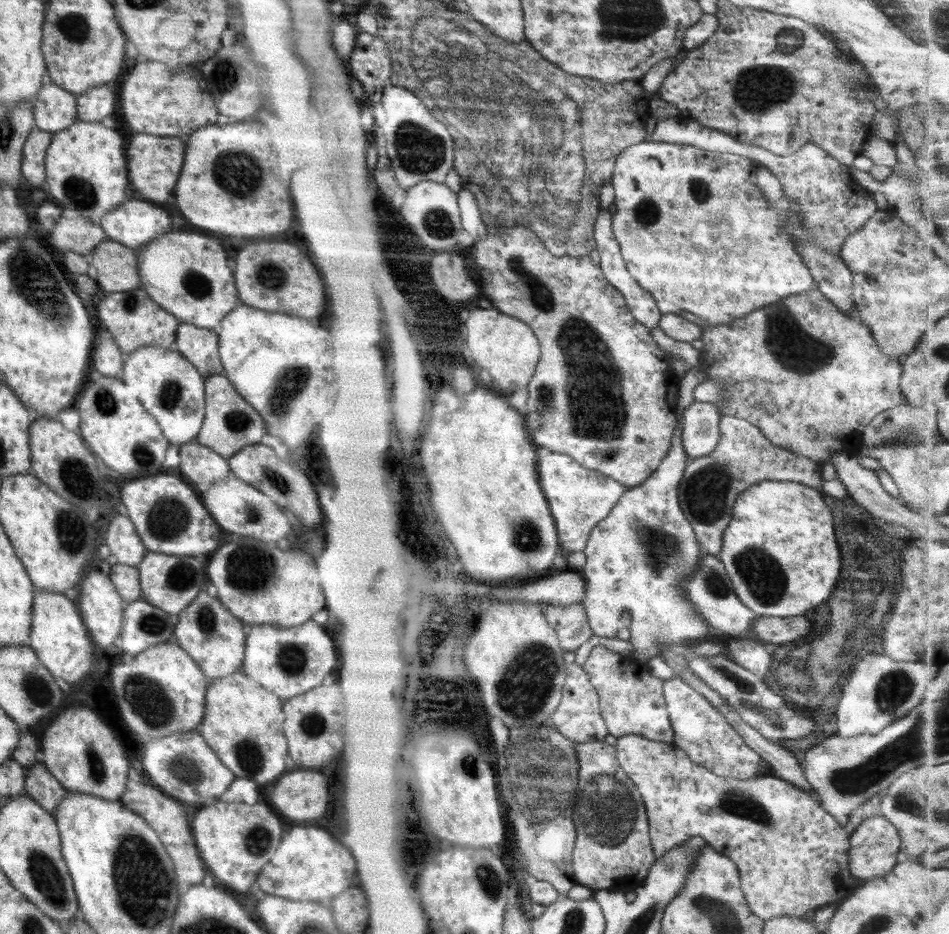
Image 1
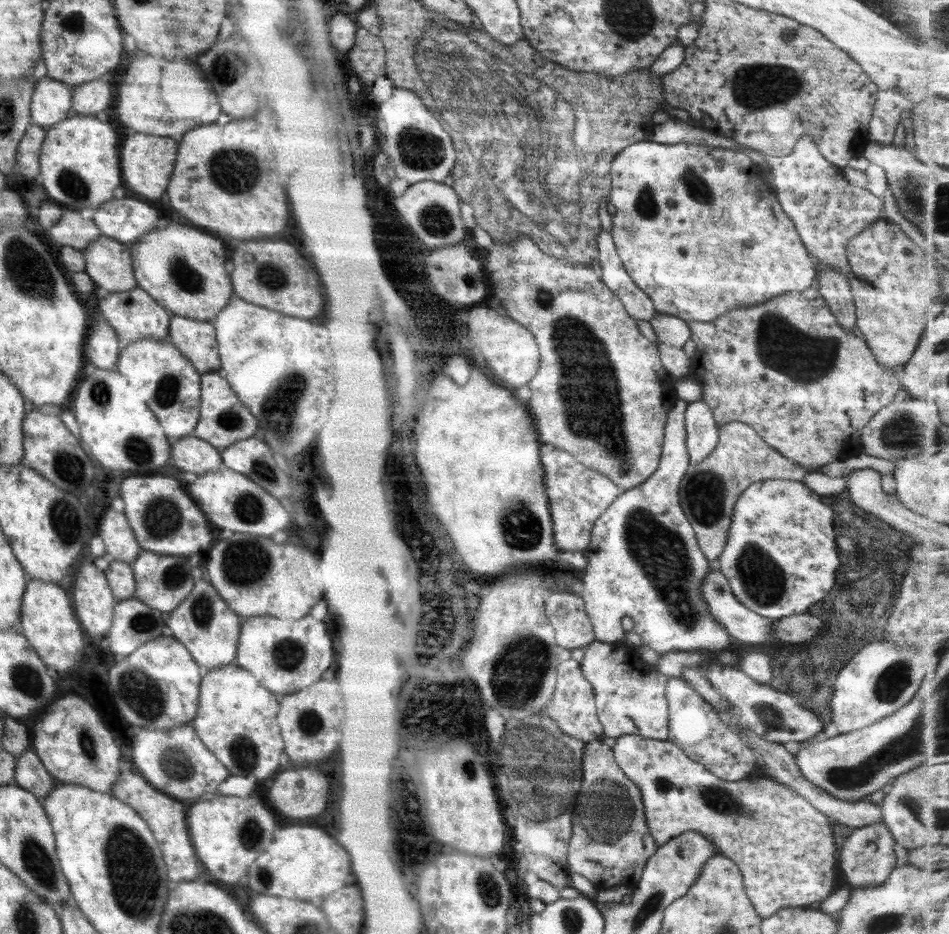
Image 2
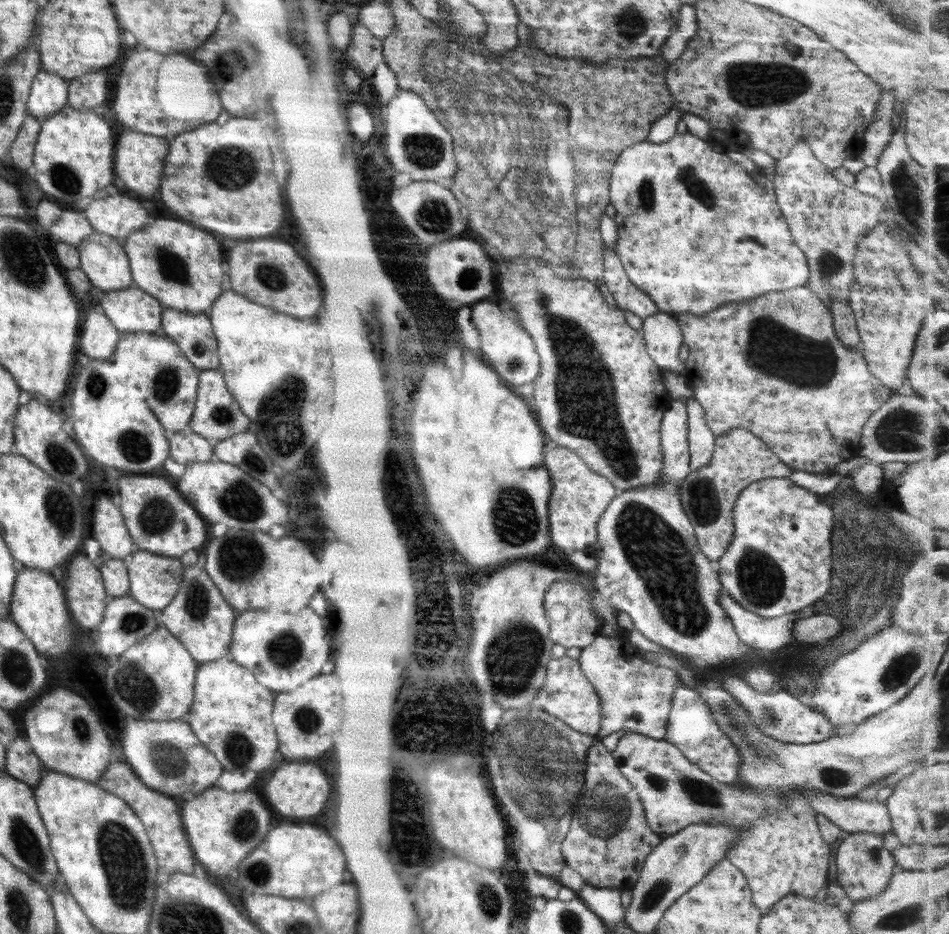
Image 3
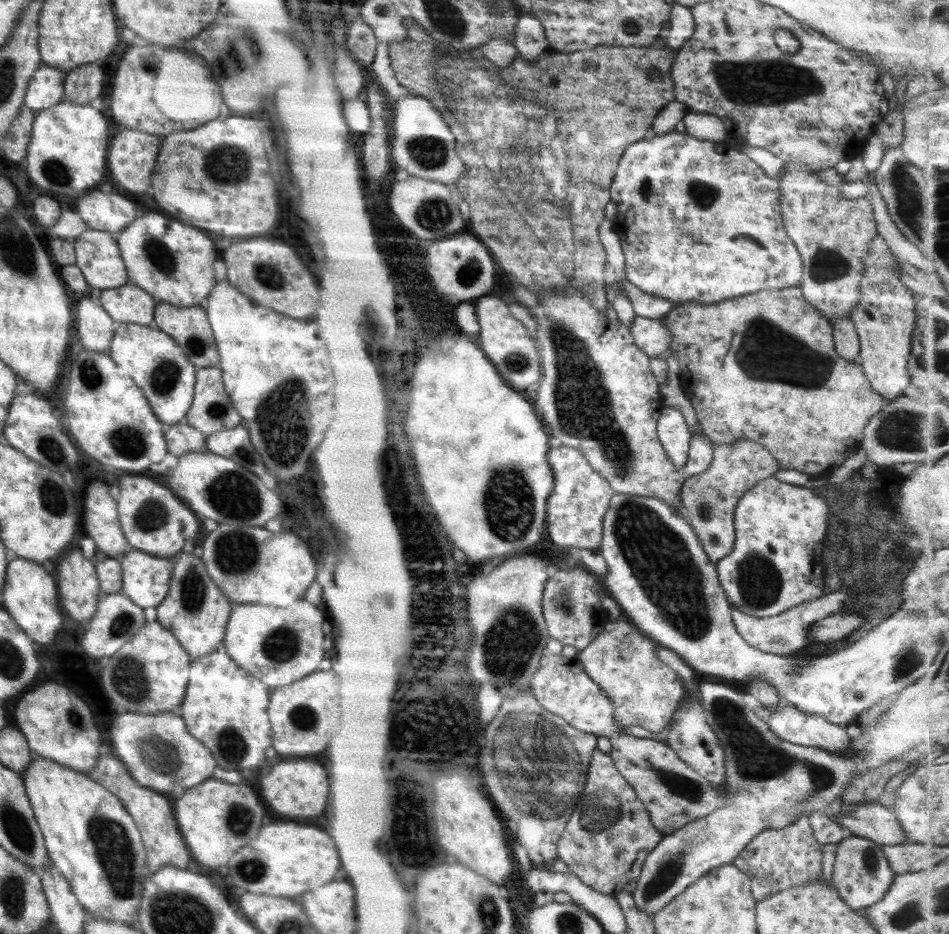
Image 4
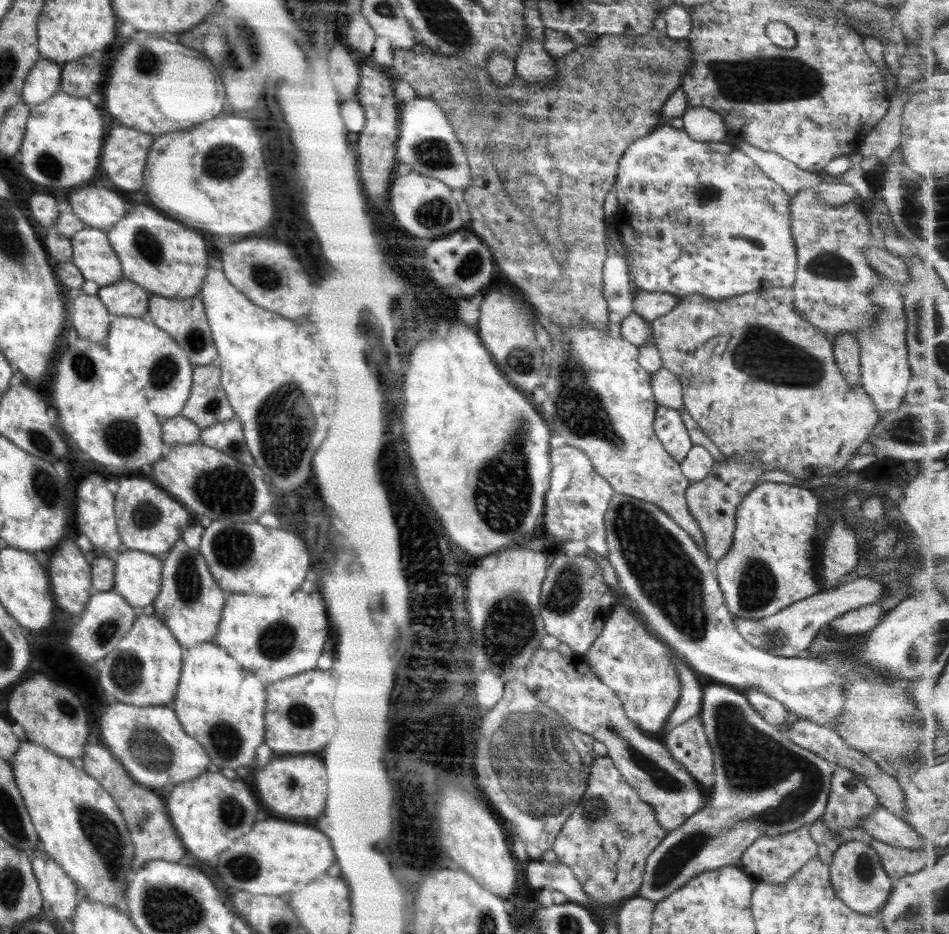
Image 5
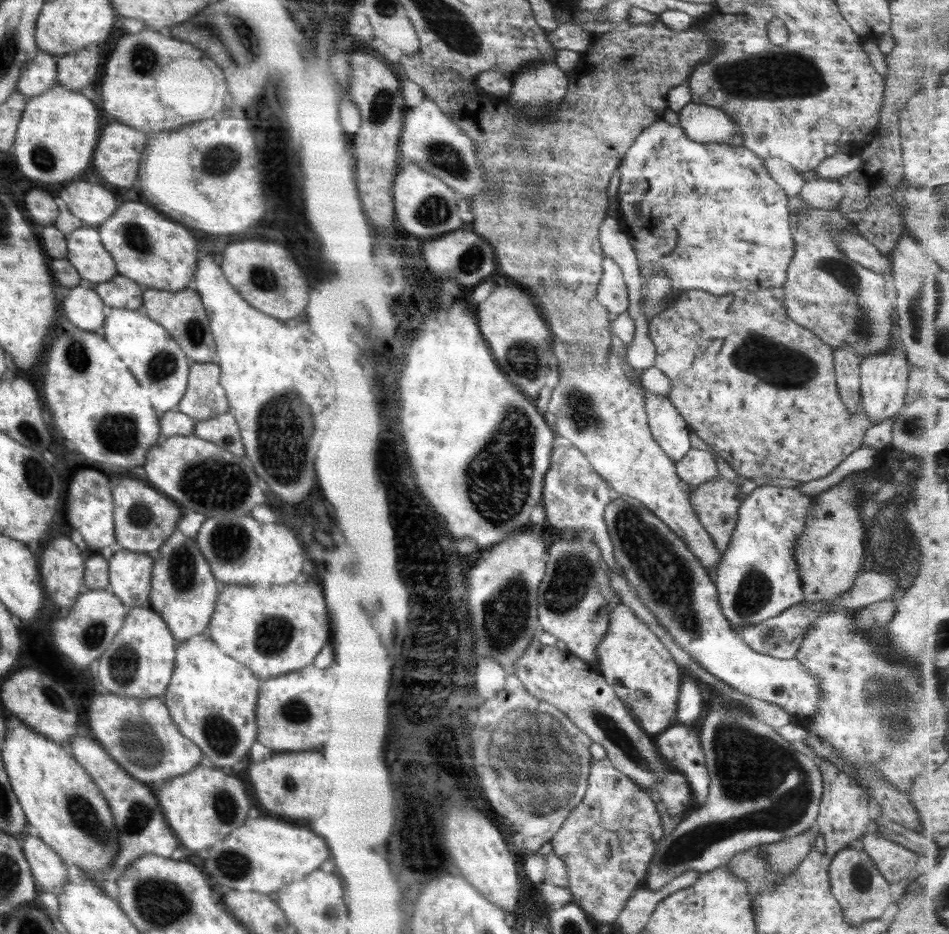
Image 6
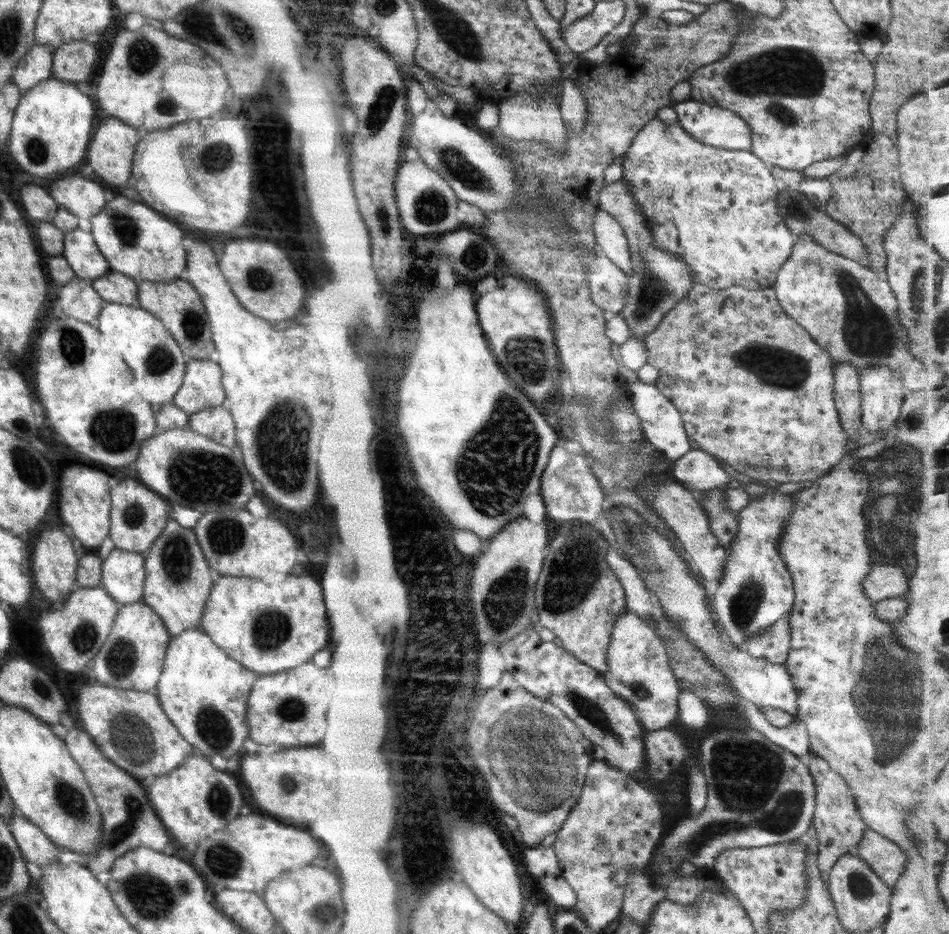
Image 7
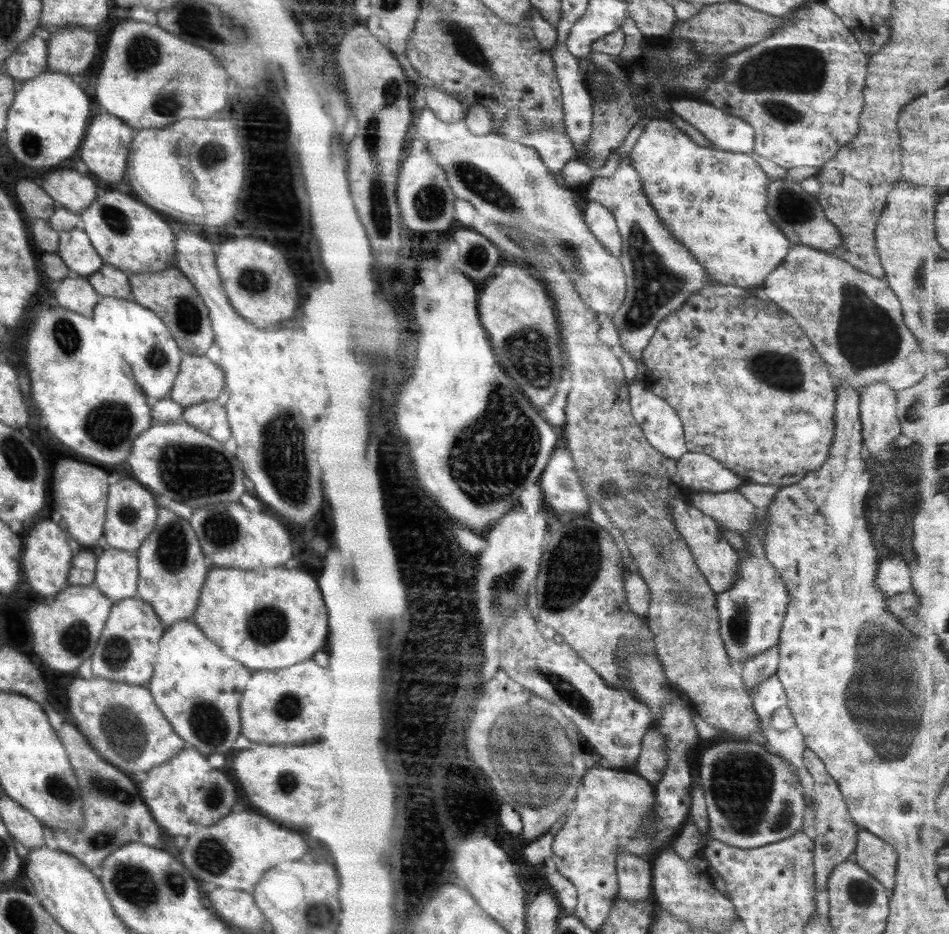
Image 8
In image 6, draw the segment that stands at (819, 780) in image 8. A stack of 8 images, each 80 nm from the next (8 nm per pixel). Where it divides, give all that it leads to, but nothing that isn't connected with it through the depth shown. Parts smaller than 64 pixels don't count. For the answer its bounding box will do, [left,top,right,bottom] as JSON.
[816,758,875,860]

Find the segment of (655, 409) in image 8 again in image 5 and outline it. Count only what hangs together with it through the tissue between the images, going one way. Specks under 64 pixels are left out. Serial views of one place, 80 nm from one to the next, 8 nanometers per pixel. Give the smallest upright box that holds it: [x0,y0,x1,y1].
[653,404,693,463]

